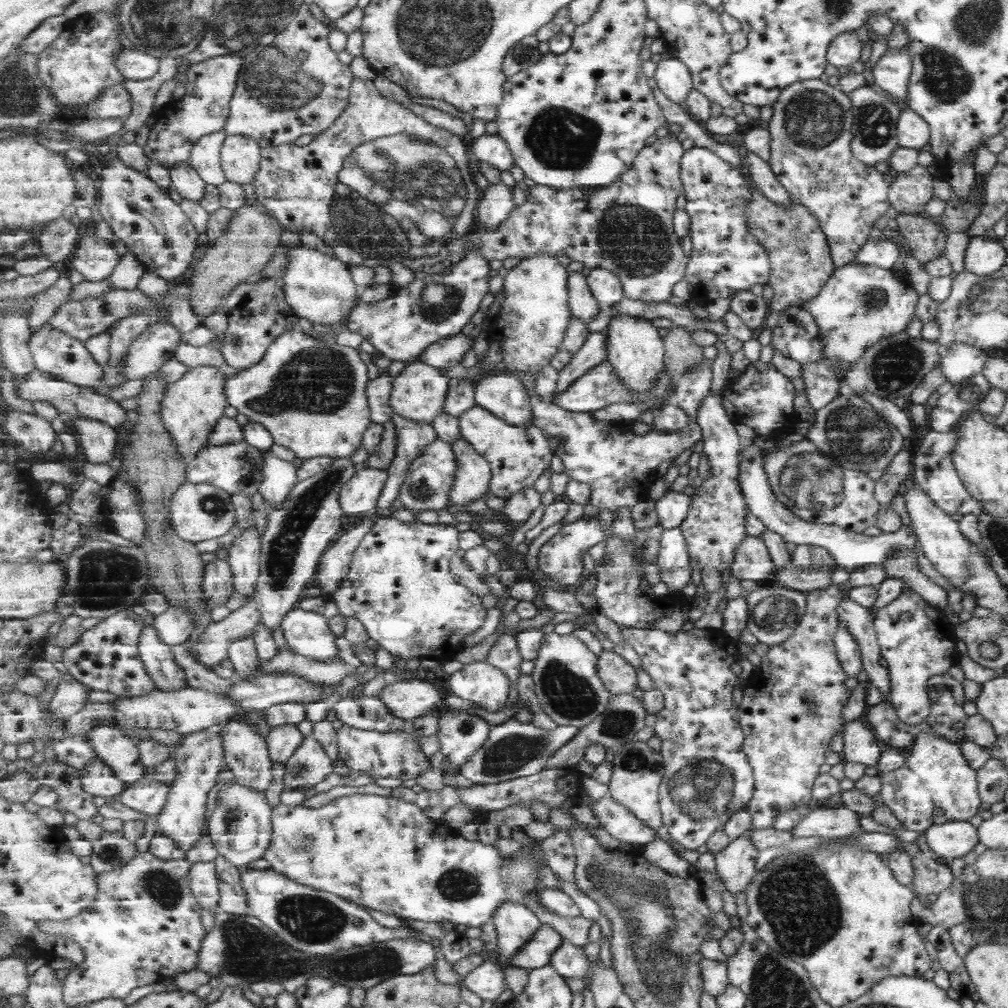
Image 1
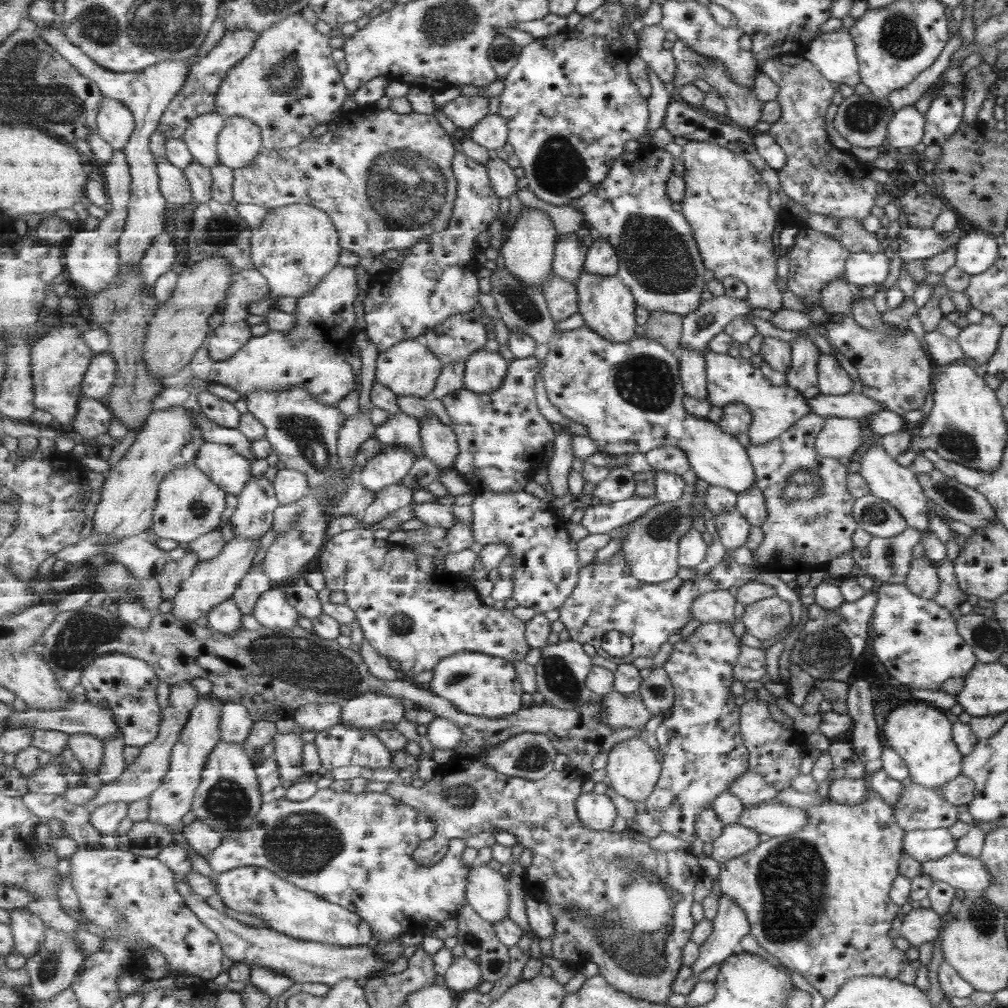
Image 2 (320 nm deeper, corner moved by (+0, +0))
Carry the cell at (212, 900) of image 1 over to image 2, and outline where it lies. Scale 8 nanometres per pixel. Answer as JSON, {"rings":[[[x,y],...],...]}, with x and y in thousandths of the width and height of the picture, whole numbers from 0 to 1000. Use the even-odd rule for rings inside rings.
{"rings":[[[194,813],[188,818],[179,822],[185,835],[205,854],[209,844],[220,836],[220,827],[205,814]]]}

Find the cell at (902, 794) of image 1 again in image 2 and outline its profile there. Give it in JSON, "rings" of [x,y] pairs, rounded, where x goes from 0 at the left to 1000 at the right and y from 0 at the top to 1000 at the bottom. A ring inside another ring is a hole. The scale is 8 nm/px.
{"rings":[[[896,775],[895,785],[884,800],[890,819],[896,824],[939,821],[949,814],[949,803],[930,788],[930,782],[918,782]]]}

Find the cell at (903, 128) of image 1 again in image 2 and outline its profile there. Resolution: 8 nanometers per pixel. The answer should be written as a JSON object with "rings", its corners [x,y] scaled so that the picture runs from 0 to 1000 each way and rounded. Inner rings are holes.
{"rings":[[[906,104],[892,107],[880,122],[879,146],[882,148],[913,147],[917,121],[917,115]]]}

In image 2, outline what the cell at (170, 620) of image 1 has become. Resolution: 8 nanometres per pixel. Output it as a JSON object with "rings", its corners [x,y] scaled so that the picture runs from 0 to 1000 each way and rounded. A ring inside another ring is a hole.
{"rings":[[[232,532],[224,539],[222,547],[217,552],[209,554],[208,557],[198,556],[190,571],[181,579],[180,585],[173,591],[171,607],[183,616],[195,617],[197,613],[205,612],[218,597],[229,594],[238,577],[248,567],[257,542],[257,535]]]}

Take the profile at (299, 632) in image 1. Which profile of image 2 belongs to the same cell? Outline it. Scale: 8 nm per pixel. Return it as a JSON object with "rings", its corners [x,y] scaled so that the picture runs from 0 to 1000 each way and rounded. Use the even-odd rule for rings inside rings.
{"rings":[[[267,584],[254,597],[252,613],[261,621],[269,624],[287,625],[295,621],[295,604],[285,597],[284,587],[279,584]]]}

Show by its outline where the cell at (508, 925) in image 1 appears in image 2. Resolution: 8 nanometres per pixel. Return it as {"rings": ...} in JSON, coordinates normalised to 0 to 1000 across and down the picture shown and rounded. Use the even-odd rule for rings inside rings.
{"rings":[[[471,858],[467,861],[463,894],[476,909],[487,917],[499,915],[504,911],[505,885],[500,863],[489,863],[482,858]]]}

